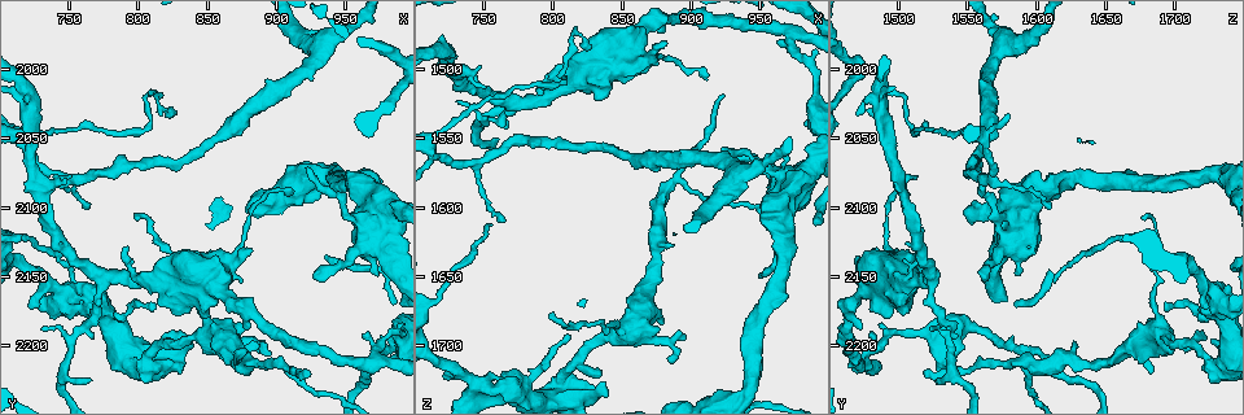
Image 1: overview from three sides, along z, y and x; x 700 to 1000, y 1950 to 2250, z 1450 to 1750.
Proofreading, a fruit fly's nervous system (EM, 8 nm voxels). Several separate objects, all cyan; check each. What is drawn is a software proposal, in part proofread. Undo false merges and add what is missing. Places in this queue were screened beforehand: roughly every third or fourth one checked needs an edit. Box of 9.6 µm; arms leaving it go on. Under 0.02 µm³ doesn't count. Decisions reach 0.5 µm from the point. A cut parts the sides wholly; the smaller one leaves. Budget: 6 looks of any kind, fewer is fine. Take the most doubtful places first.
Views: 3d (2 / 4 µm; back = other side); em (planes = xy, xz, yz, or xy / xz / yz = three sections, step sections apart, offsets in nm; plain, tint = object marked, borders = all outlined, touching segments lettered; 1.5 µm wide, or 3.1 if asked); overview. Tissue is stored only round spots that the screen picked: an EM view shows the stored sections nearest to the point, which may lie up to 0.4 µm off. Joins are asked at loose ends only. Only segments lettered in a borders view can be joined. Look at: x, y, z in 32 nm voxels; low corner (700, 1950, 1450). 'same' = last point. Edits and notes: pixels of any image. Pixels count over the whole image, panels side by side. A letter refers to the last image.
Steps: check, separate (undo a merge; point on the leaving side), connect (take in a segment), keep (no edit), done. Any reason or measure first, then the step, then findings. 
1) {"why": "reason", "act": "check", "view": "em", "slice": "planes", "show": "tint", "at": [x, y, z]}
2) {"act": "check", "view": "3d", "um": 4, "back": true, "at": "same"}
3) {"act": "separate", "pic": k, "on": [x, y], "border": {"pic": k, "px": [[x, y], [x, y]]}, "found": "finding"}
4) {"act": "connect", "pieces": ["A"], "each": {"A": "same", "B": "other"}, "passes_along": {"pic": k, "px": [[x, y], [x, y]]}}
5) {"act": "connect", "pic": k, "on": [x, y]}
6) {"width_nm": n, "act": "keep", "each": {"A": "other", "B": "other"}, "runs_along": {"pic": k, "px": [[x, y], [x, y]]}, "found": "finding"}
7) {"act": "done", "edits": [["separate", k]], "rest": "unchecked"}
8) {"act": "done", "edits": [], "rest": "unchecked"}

{"why": "thin end", "act": "check", "view": "em", "slice": "planes", "show": "borders", "at": [800, 2108, 1676]}

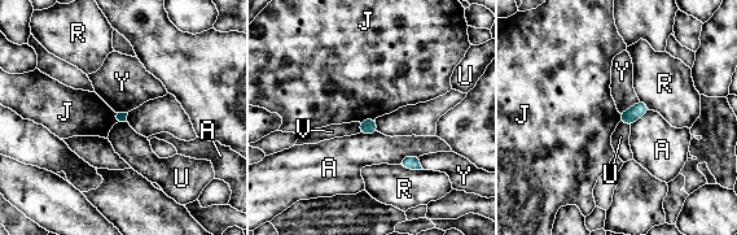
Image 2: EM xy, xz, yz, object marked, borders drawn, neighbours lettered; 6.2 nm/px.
{"width_nm": 60, "act": "keep", "each": {"A": "other", "J": "other", "R": "other", "U": "other", "V": "other", "Y": "other"}, "border": {"pic": 2, "px": [[619, 121], [630, 127]]}, "found": "none of them fits"}

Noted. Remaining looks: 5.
{"why": "three arms meet", "act": "check", "view": "3d", "um": 4, "at": [970, 2210, 1472]}

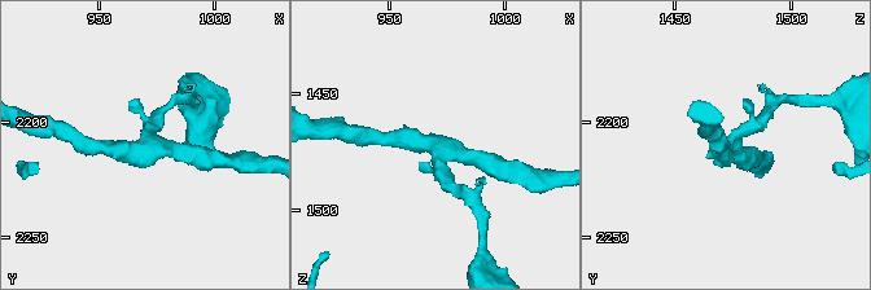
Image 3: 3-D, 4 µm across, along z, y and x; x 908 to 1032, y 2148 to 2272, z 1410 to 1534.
{"arms": 3, "arm_widths_nm": [160, 200, 260], "why": "shape alone is not enough", "act": "check", "view": "em", "slice": "xz", "step": 8, "show": "tint", "at": [969, 2210, 1471]}

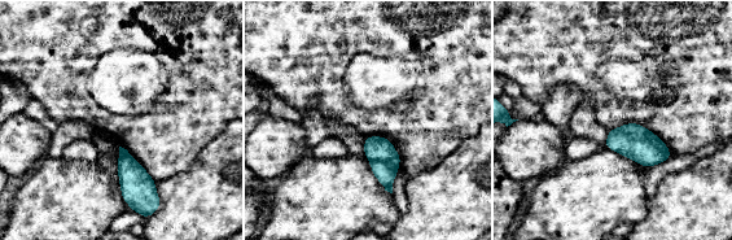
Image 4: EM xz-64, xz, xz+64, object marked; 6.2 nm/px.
{"act": "check", "view": "em", "slice": "planes", "show": "borders", "at": "same"}

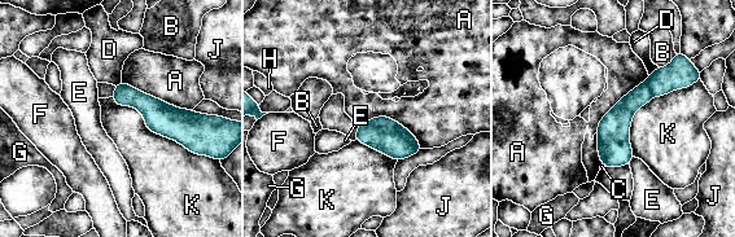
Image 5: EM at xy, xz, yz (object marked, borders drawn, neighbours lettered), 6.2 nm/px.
{"longest_contact_nm": ["K", 600], "act": "separate", "pic": 5, "on": [679, 74], "each": {"A": "other", "B": "other", "C": "other", "D": "other", "E": "other", "F": "other", "G": "other", "H": "other", "J": "other", "K": "other"}, "border": {"pic": 5, "px": [[646, 80], [653, 95]]}, "found": "a second cell is stuck on"}

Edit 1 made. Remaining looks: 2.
{"act": "done", "edits": [["separate", 5]], "rest": "unchecked"}

